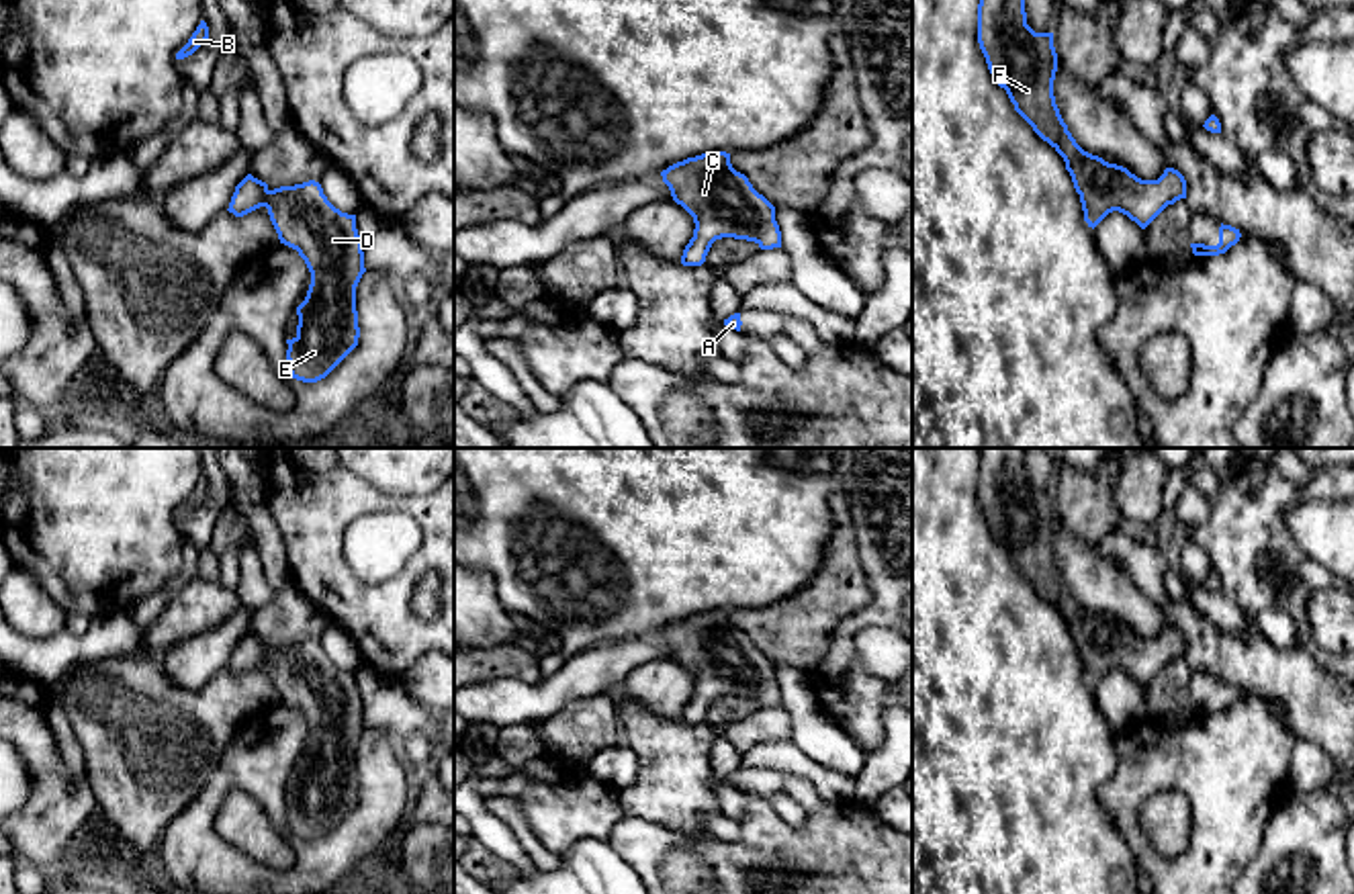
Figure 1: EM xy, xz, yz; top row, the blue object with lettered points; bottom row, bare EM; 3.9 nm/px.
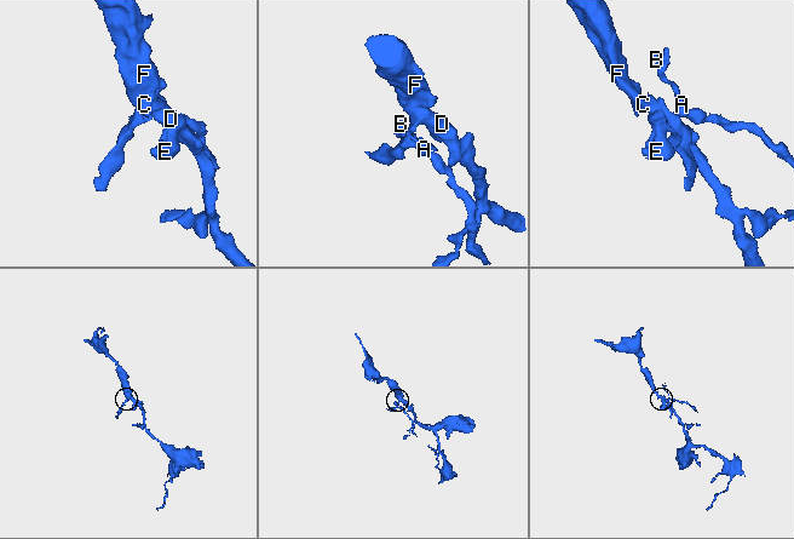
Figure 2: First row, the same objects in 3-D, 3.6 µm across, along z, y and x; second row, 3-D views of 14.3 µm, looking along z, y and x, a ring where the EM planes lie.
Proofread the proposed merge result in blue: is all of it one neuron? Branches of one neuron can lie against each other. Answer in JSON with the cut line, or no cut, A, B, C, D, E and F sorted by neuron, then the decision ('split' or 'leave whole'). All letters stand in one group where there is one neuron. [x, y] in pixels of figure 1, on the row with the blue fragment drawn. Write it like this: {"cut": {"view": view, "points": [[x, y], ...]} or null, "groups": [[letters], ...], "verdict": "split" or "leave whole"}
{"cut": null, "groups": [["A", "B", "C", "D", "E", "F"]], "verdict": "leave whole"}

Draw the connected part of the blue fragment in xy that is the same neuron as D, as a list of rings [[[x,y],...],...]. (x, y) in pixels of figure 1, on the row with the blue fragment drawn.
[[[247,174],[229,203],[229,213],[243,217],[268,209],[280,243],[299,252],[311,272],[305,301],[297,307],[297,336],[286,340],[292,378],[325,378],[360,338],[356,286],[366,272],[356,215],[335,209],[319,182],[270,190]]]

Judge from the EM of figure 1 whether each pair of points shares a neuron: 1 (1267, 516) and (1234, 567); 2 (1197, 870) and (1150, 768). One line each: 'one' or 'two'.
1: one
2: one

